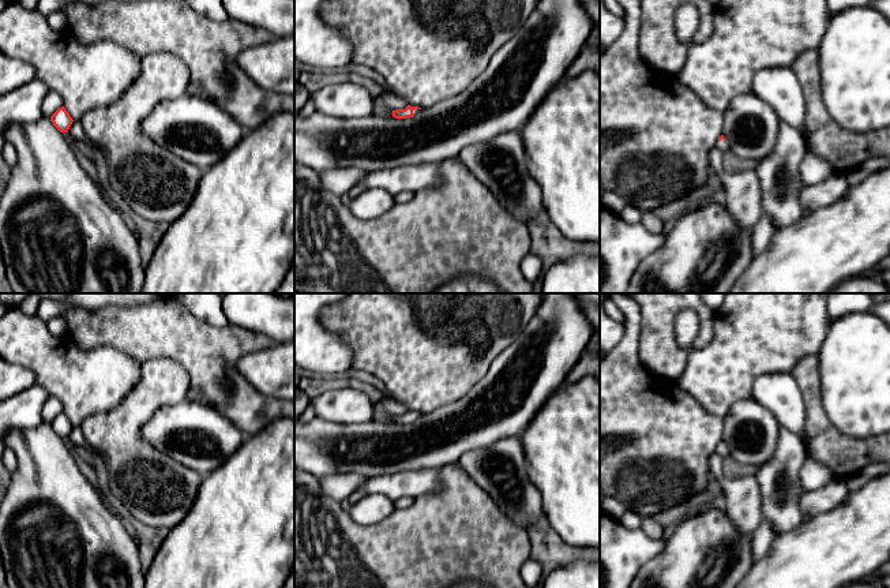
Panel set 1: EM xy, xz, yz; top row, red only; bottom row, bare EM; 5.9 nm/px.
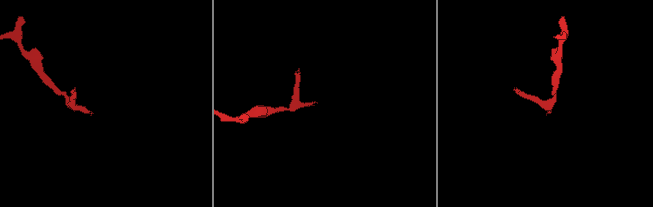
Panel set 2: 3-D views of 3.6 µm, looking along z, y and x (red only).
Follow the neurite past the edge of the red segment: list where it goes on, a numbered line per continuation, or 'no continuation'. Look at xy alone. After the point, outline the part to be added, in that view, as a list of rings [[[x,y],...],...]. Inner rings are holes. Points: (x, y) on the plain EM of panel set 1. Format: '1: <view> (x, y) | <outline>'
no continuation

